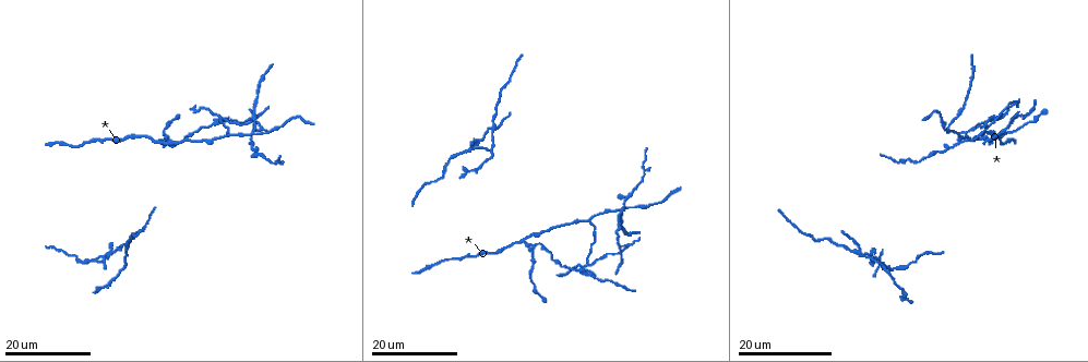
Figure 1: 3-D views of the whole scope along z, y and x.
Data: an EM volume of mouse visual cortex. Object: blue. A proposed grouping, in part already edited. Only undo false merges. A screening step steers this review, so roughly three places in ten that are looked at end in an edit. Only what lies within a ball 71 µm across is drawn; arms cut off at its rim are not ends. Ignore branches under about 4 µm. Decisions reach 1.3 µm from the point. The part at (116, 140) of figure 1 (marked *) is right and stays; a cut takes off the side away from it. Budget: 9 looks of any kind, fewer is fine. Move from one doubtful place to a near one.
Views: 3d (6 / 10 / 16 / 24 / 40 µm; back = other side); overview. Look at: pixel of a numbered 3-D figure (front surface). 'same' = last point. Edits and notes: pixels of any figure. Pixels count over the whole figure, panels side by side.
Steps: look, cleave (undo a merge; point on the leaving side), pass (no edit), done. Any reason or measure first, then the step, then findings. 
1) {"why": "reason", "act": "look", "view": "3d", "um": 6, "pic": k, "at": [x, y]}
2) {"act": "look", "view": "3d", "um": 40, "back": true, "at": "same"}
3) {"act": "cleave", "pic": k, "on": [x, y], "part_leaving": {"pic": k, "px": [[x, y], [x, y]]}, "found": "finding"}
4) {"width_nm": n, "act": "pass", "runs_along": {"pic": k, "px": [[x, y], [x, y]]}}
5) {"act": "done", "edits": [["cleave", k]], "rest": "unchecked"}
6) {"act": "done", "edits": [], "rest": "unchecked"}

{"why": "small branch off a trunk", "act": "look", "view": "3d", "um": 16, "pic": 1, "at": [590, 265]}

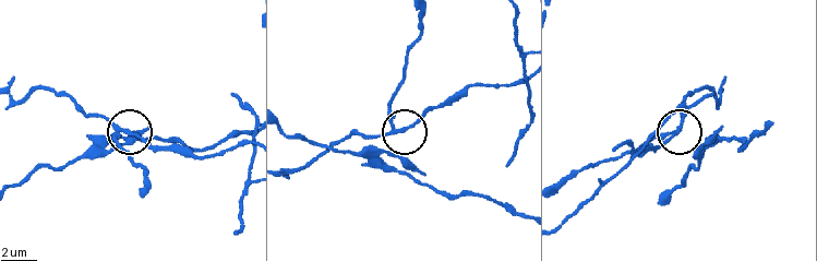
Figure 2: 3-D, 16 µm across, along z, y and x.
{"act": "look", "view": "3d", "um": 10, "pic": 2, "at": [679, 128]}

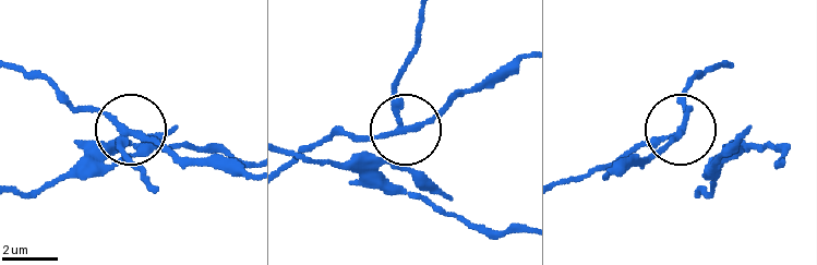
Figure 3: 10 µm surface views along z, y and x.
{"act": "pass", "runs_along": {"pic": 3, "px": [[421, 12], [393, 96], [403, 129], [332, 136]]}, "found": "one neuron here"}

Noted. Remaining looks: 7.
{"why": "calibre changes", "act": "look", "view": "3d", "um": 16, "pic": 1, "at": [459, 152]}

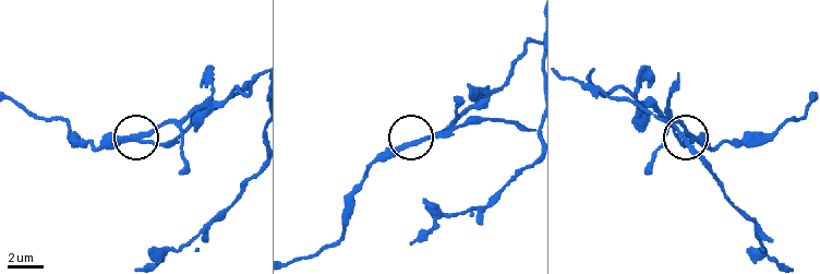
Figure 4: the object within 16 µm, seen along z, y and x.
{"act": "look", "view": "3d", "um": 10, "pic": 4, "at": [134, 141]}

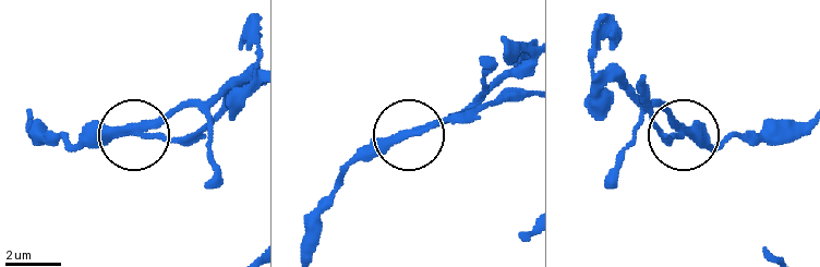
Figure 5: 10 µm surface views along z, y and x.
{"act": "look", "view": "3d", "um": 6, "pic": 5, "at": [130, 130]}

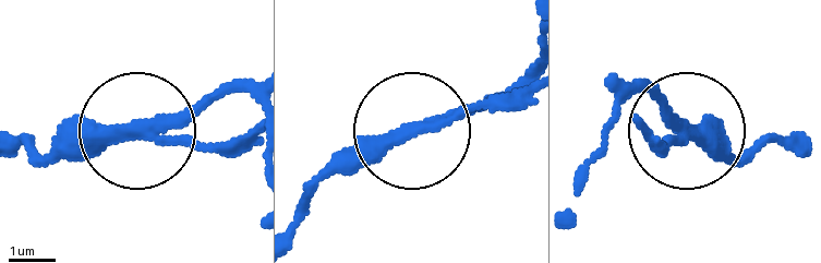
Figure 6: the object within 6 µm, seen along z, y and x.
{"act": "cleave", "pic": 6, "on": [198, 108], "part_leaving": {"pic": 6, "px": [[141, 129], [254, 93]]}, "found": "a second neuron is stuck on"}

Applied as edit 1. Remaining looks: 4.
{"why": "three arms meet", "act": "look", "view": "3d", "um": 16, "pic": 1, "at": [535, 246]}

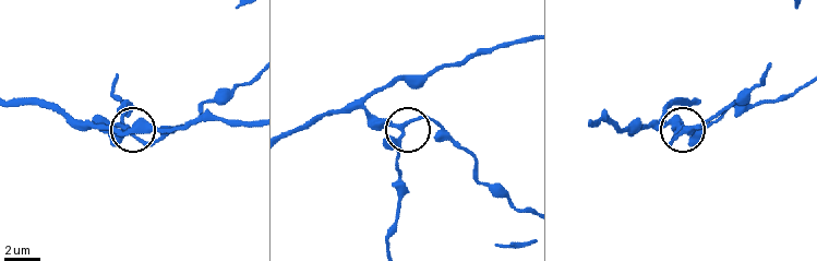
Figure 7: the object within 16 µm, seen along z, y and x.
{"act": "look", "view": "3d", "um": 6, "pic": 7, "at": [401, 129]}

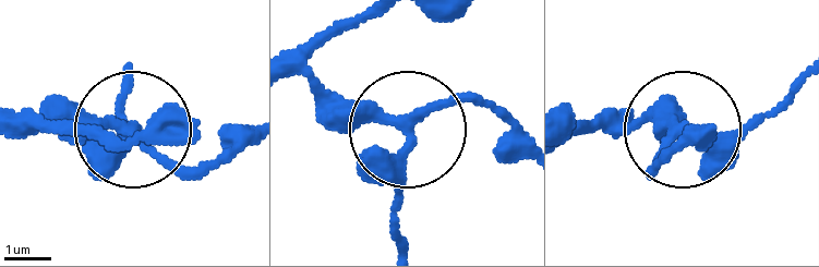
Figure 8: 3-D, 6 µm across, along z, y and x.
{"side_arm_um": 17, "act": "pass", "found": "one neuron here"}

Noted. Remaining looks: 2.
{"act": "look", "view": "3d", "um": 16, "pic": 1, "at": [591, 222]}

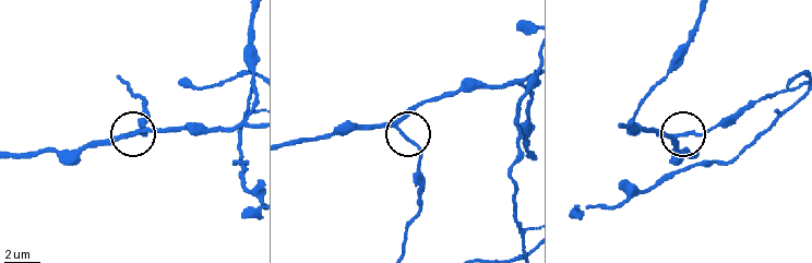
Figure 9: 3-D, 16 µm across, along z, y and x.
{"act": "look", "view": "3d", "um": 10, "pic": 9, "at": [398, 126]}

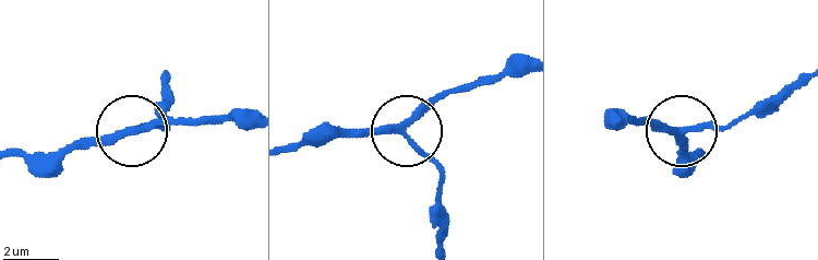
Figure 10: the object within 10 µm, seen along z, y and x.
{"width_nm": 220, "act": "pass", "runs_along": {"pic": 10, "px": [[704, 157], [685, 150], [681, 131], [638, 121]]}, "found": "one neuron here"}

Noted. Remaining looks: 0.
{"act": "done", "edits": [["cleave", 6]], "rest": "unchecked"}

